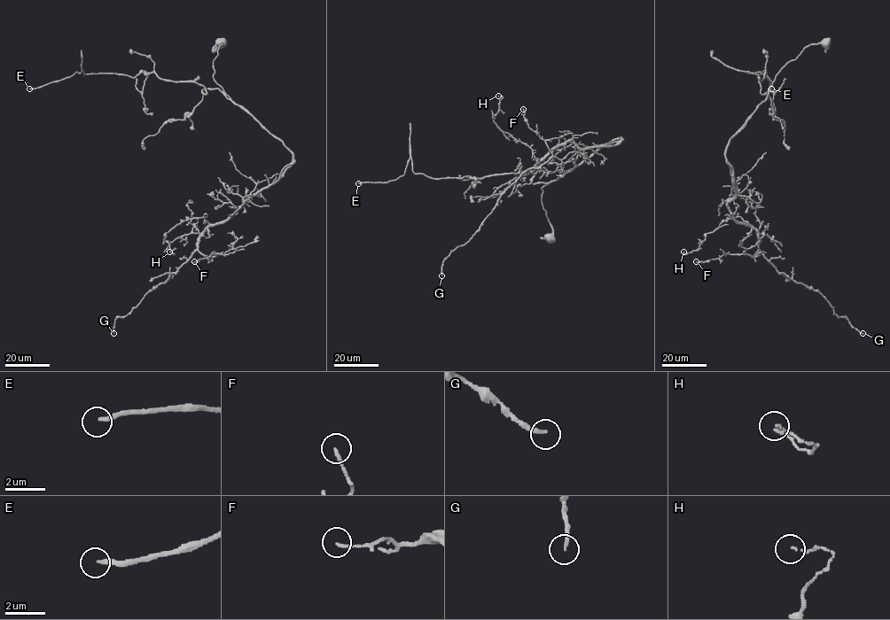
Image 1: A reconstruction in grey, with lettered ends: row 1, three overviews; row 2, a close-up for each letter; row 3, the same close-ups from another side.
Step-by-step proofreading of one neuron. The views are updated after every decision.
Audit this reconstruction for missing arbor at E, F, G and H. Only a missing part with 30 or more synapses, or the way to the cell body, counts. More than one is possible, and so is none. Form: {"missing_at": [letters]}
{"missing_at": ["E"]}

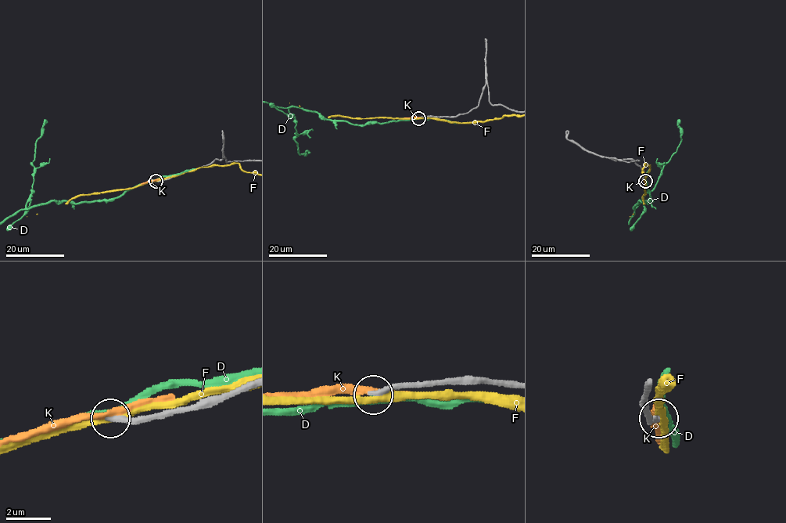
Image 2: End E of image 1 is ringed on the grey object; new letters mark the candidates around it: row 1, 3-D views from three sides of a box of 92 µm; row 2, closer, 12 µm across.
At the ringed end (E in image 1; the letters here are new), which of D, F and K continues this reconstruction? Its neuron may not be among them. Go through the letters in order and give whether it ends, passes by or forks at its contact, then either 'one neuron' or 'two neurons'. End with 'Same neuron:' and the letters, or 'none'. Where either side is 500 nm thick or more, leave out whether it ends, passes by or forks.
D: it passes by; two neurons
F: it passes by; two neurons
K: it passes by; two neurons
Same neuron: none

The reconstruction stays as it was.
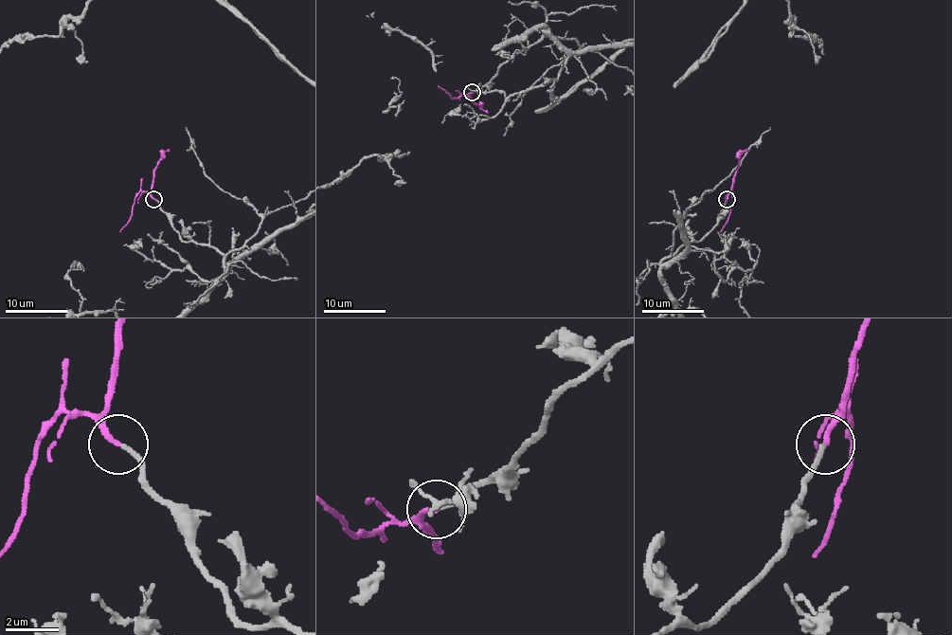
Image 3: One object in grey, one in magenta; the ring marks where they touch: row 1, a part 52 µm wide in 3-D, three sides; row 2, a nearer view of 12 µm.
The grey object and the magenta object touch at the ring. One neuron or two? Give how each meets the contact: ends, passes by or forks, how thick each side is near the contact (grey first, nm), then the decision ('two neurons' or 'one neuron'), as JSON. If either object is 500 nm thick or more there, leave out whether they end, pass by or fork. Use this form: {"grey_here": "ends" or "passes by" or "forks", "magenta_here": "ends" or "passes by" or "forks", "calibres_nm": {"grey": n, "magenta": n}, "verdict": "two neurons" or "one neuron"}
{"grey_here": "ends", "magenta_here": "ends", "calibres_nm": {"grey": 170, "magenta": 220}, "verdict": "one neuron"}

